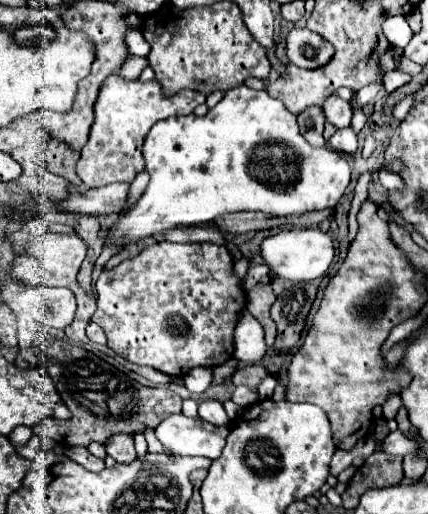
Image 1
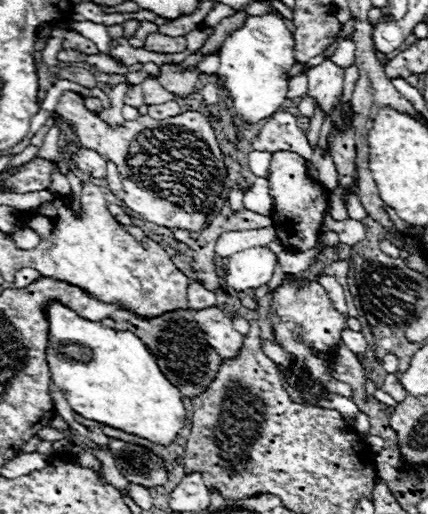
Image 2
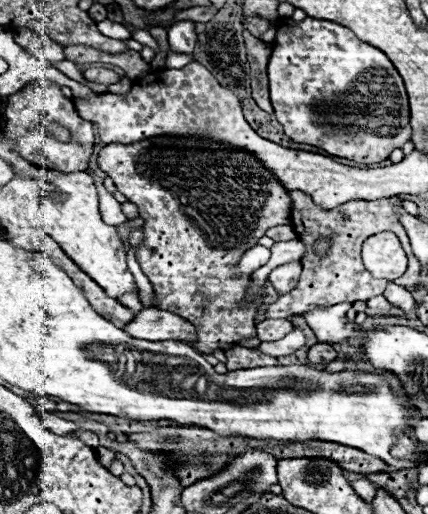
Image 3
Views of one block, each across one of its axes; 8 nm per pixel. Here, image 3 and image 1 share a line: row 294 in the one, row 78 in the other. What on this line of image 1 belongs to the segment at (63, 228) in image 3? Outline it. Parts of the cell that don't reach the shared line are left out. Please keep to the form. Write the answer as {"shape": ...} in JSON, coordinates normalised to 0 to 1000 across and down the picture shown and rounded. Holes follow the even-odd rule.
{"shape":[[[276,144],[257,148],[224,195],[220,218],[224,237],[215,245],[210,268],[192,288],[192,304],[182,311],[178,335],[206,366],[248,362],[262,354],[308,358],[322,335],[336,331],[336,304],[332,280],[350,249],[407,222],[449,222],[463,202],[477,202],[481,187],[458,175],[421,175],[407,187],[383,187],[374,163],[364,156],[332,160],[332,156],[285,156]]]}

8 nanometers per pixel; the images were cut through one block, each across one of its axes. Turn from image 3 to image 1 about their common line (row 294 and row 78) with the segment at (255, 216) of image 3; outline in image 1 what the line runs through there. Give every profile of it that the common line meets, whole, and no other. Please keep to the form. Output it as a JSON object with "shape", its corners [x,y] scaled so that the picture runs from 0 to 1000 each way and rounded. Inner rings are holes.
{"shape":[[[509,4],[444,19],[383,8],[364,27],[336,35],[332,62],[355,89],[346,121],[360,132],[364,156],[388,187],[402,187],[430,171],[491,183],[500,175],[551,171],[579,148],[607,156],[626,152],[631,121],[621,101],[570,51],[561,16],[547,4]]]}

